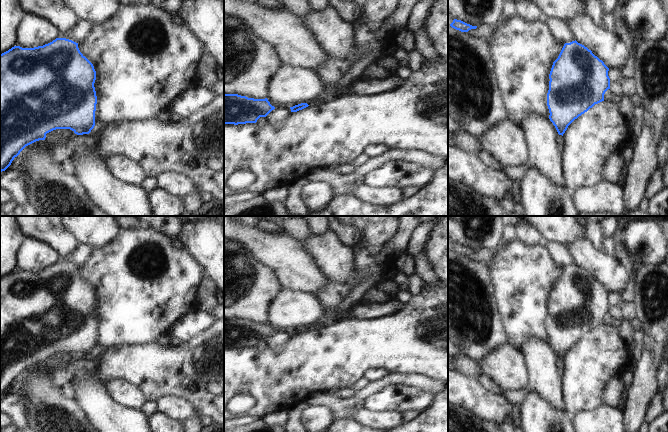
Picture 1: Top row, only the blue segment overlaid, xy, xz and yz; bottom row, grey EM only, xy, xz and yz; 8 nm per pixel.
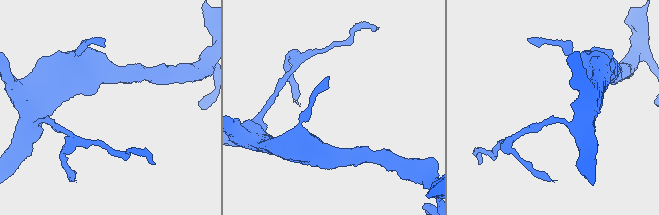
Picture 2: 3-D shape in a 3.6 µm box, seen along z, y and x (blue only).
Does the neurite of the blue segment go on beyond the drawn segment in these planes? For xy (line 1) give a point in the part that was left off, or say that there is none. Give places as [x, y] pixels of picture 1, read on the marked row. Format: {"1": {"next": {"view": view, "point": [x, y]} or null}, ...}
{"1": {"next": null}}

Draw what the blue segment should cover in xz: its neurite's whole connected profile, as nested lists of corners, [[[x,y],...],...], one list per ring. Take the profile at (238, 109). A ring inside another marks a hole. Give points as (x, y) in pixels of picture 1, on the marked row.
[[[224,94],[224,124],[256,123],[260,117],[266,117],[274,109],[267,98]]]

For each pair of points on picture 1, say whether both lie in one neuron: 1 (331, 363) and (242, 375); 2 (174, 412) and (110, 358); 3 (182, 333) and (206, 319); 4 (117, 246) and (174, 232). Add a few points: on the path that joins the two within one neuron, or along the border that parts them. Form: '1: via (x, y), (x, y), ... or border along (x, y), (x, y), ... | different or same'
1: via (309, 363), (306, 363), (291, 375), (264, 375) | same
2: border along (182, 398), (160, 396), (154, 401) | different
3: via (188, 327), (194, 322), (200, 321) | same
4: border along (147, 226), (171, 238), (180, 238) | different

